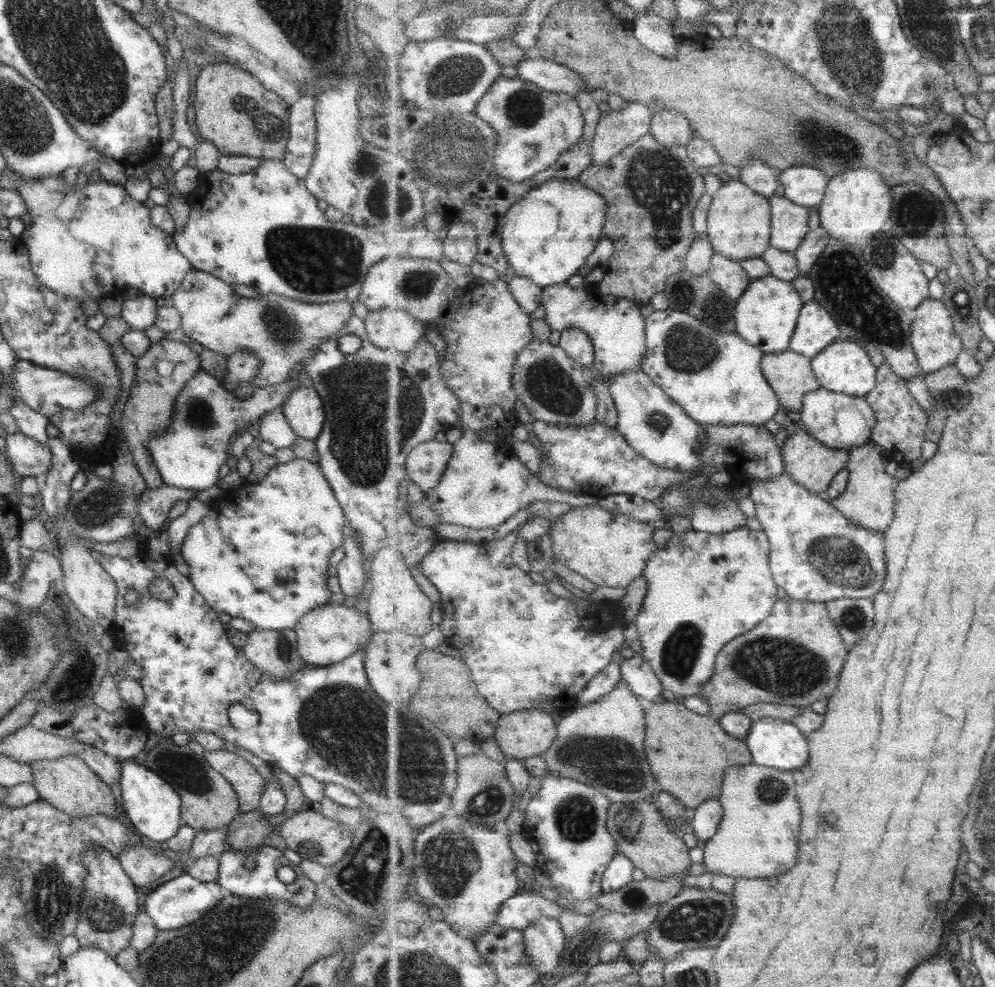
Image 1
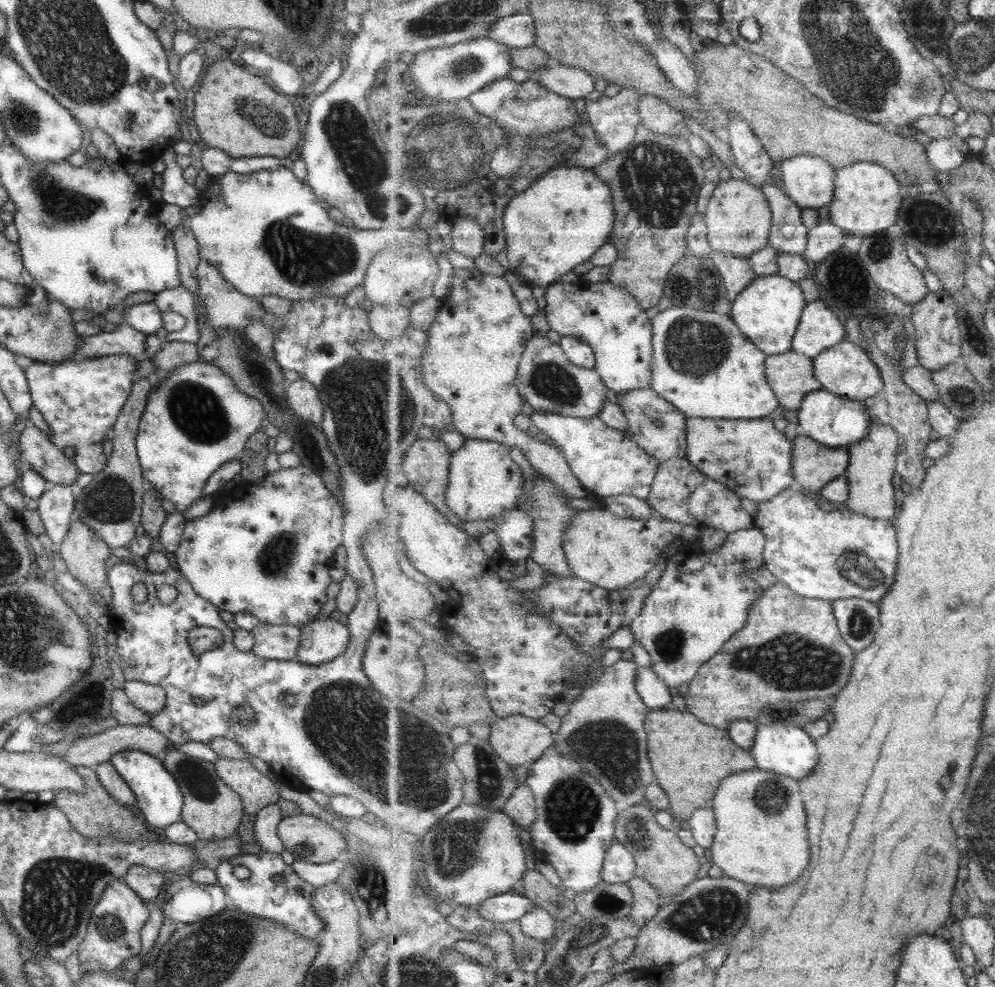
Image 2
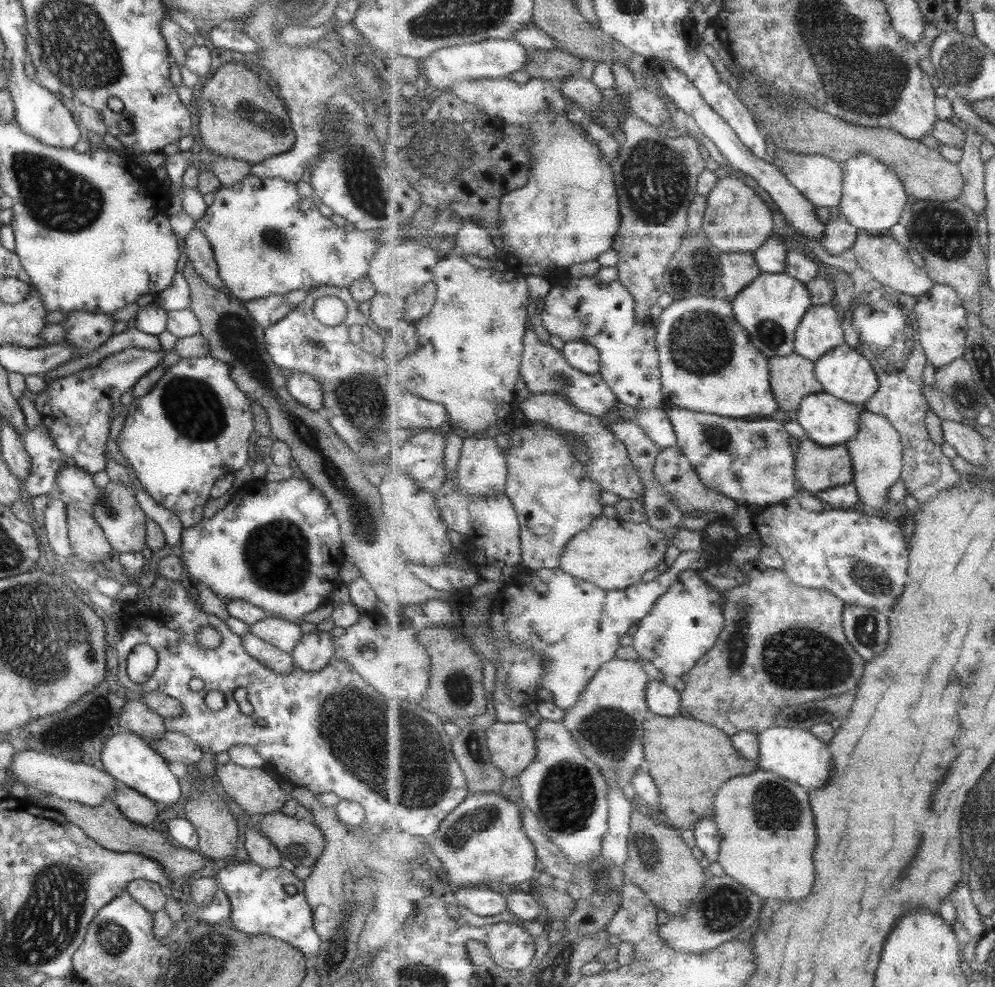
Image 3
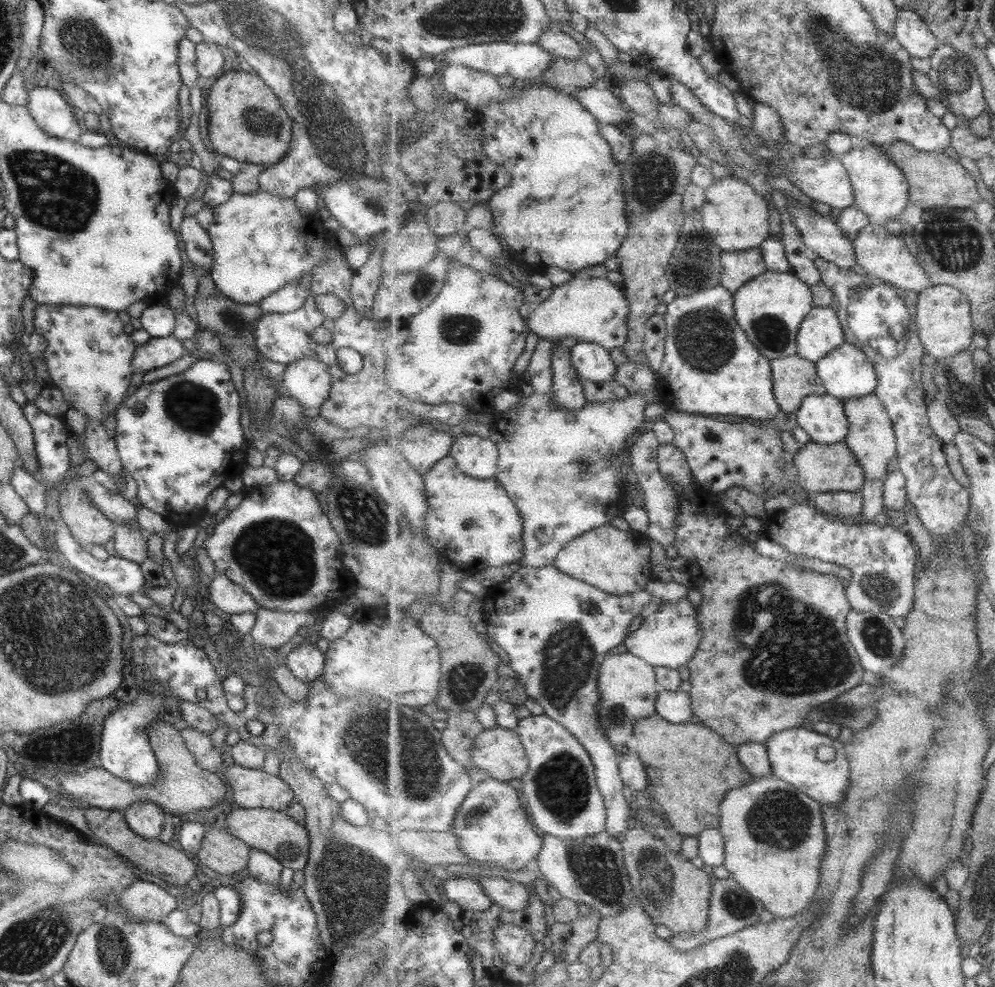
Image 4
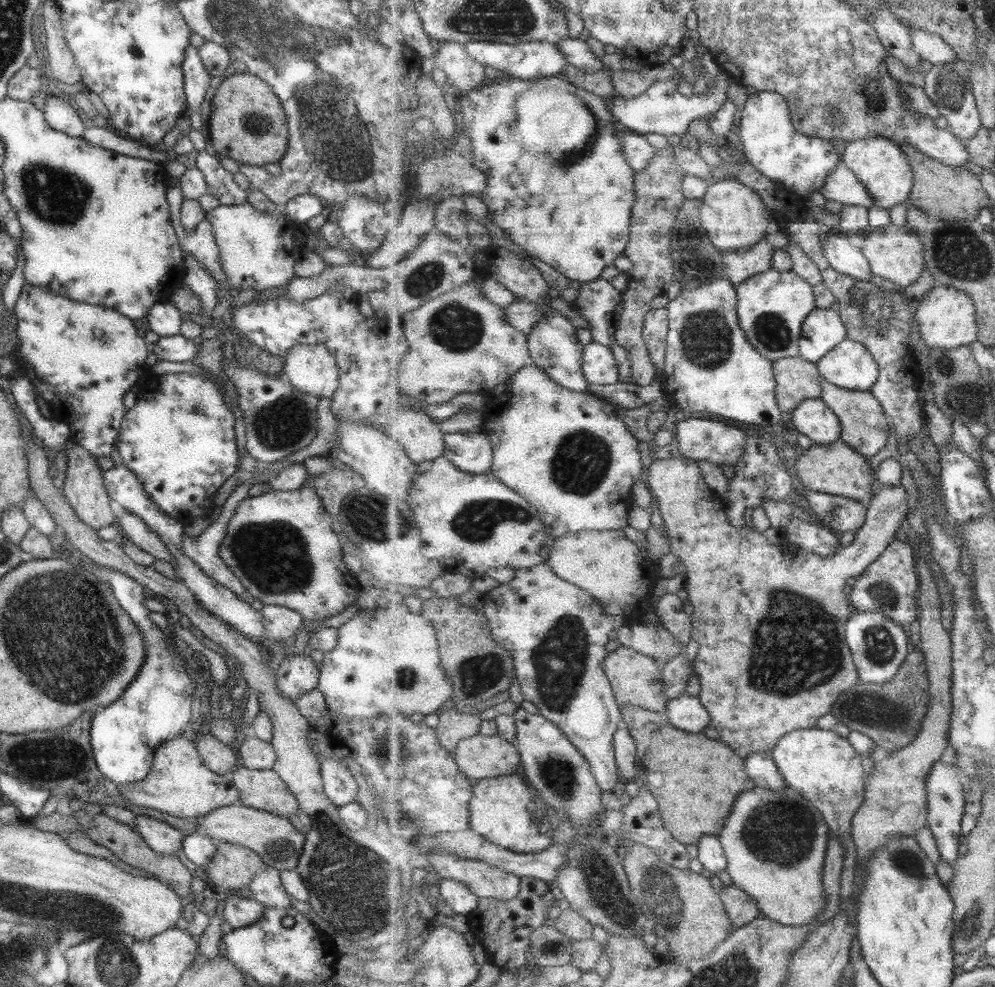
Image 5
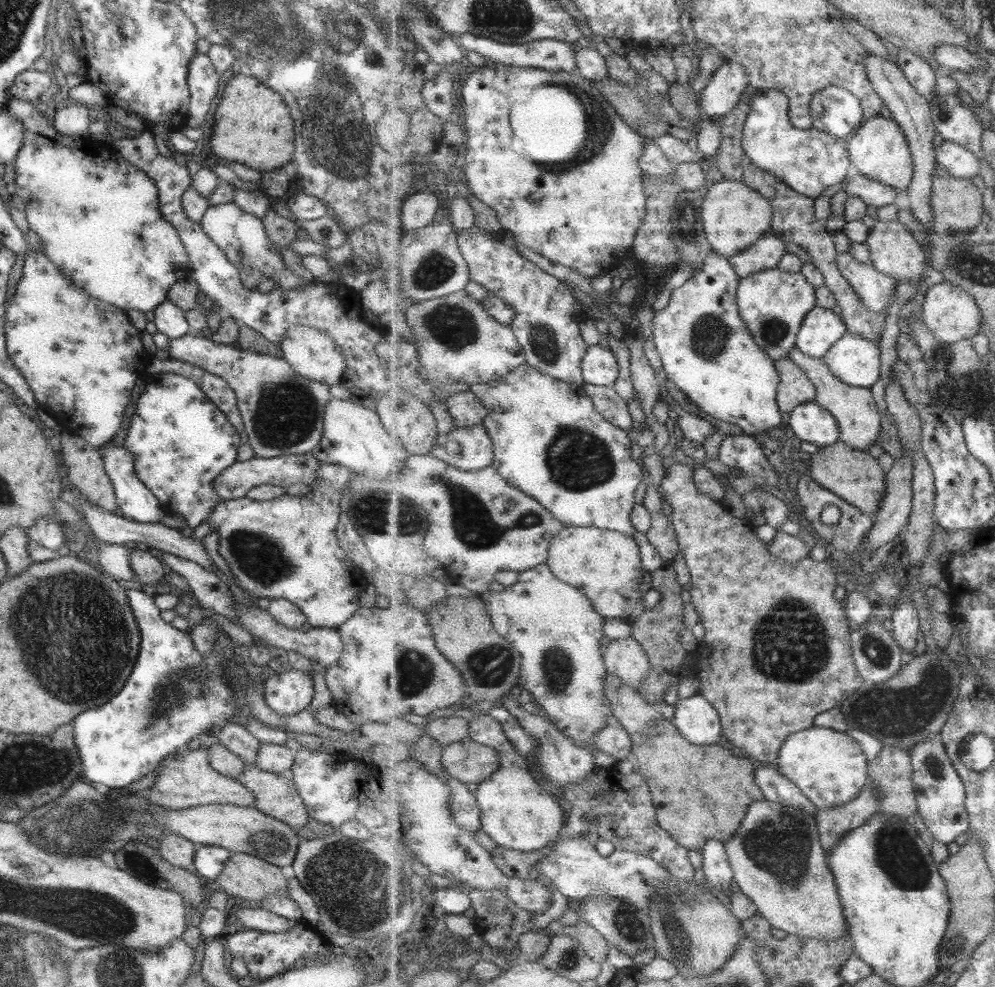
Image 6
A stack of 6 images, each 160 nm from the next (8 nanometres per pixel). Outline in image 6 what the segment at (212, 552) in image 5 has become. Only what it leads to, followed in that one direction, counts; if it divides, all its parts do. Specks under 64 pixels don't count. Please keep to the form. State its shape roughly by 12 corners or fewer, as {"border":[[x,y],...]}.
{"border":[[69,486],[93,536],[145,542],[210,570],[200,541],[159,522],[140,523],[88,503]]}

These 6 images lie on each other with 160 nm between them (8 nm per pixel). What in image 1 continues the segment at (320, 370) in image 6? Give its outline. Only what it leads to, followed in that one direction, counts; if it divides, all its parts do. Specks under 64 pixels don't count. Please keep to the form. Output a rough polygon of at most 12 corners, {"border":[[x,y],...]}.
{"border":[[296,385],[279,409],[297,438],[313,441],[325,413],[312,386]]}

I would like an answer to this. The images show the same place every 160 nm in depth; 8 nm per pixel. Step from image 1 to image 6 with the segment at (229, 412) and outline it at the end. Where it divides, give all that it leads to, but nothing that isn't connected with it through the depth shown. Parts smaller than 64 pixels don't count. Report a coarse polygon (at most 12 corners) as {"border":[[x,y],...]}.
{"border":[[192,380],[145,382],[122,448],[193,529],[239,434]]}

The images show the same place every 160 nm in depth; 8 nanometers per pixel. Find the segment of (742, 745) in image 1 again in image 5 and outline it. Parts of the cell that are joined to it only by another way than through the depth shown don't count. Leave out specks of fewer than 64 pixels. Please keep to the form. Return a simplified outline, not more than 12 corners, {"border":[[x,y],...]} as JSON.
{"border":[[623,705],[637,782],[683,844],[756,788],[744,757]]}

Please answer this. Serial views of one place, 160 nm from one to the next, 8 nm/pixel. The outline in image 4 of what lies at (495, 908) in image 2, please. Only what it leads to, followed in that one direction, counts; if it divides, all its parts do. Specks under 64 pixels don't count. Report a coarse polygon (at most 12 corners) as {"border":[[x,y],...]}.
{"border":[[475,878],[443,879],[462,912],[496,906]]}

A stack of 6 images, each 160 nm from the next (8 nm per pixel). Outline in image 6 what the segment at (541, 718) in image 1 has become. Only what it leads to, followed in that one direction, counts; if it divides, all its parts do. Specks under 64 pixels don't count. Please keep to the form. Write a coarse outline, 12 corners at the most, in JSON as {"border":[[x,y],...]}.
{"border":[[471,738],[444,745],[451,776],[477,786],[501,767],[494,748]]}

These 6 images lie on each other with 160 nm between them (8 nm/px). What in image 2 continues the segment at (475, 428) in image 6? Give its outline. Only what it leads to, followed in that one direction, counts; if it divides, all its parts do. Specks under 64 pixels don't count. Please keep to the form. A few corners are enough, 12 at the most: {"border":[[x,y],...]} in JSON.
{"border":[[473,438],[450,464],[446,503],[462,521],[518,507],[511,445]]}

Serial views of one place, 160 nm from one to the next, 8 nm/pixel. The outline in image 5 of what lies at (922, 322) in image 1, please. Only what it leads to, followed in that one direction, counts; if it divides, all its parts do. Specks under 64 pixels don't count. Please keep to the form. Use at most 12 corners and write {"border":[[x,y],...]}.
{"border":[[936,284],[916,310],[929,347],[978,338],[974,300]]}

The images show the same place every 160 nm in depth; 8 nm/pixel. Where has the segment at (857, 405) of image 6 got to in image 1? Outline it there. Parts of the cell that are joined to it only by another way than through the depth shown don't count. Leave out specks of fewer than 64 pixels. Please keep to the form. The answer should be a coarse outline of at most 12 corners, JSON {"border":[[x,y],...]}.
{"border":[[880,446],[849,452],[847,490],[831,503],[860,527],[885,532],[898,480]]}

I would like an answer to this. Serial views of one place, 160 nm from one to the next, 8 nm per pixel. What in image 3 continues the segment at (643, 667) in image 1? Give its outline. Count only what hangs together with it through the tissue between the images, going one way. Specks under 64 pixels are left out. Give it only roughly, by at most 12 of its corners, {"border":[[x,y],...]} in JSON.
{"border":[[670,681],[647,685],[655,715],[677,717],[682,694]]}

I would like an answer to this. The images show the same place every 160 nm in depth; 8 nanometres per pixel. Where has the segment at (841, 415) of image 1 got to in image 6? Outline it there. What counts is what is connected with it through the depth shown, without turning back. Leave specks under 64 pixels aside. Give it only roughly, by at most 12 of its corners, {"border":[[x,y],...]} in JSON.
{"border":[[815,401],[790,412],[794,434],[826,447],[840,440],[834,414]]}

